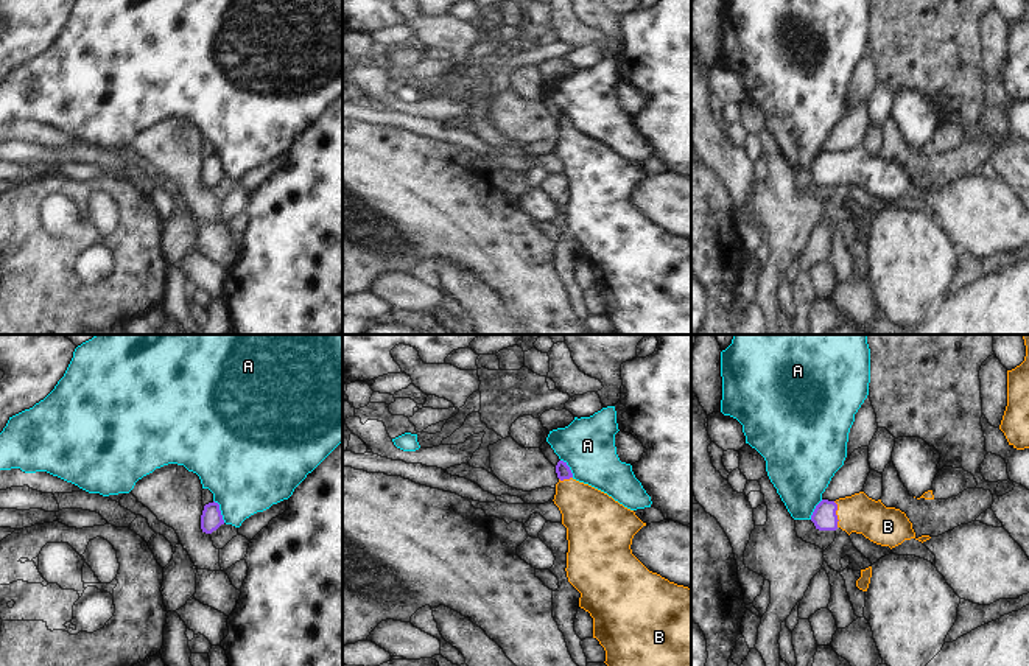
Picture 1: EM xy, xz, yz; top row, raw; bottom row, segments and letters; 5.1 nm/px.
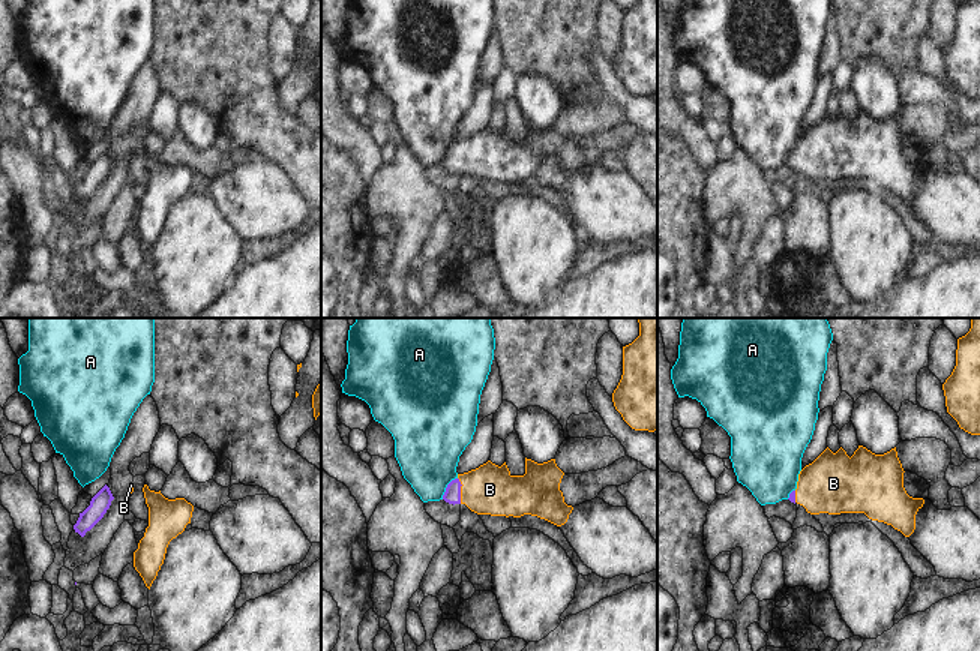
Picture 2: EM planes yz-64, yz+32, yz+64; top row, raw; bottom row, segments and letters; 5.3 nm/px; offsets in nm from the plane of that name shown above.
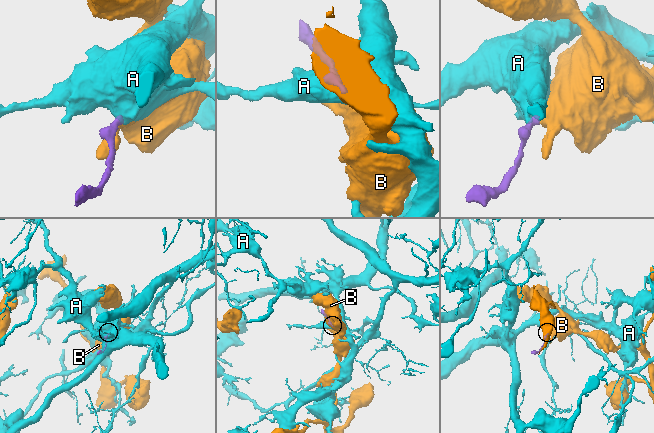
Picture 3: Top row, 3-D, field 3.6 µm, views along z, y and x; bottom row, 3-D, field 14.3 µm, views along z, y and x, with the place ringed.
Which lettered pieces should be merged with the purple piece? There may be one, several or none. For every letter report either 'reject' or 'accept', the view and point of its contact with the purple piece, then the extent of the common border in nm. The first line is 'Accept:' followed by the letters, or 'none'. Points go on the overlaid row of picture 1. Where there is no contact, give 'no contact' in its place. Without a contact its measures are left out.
Accept: B
A: reject; meets purple in xy at (220, 511); contact 130 nm long
B: accept; meets purple in yz at (835, 514); contact 140 nm long

